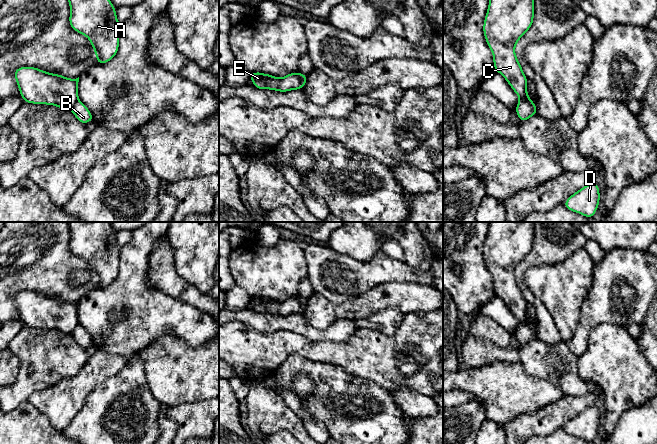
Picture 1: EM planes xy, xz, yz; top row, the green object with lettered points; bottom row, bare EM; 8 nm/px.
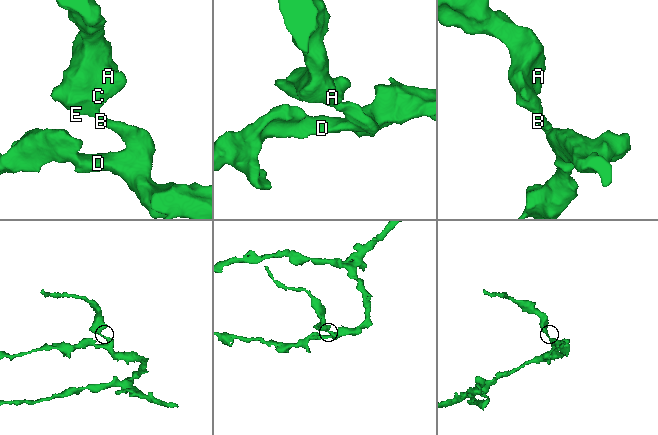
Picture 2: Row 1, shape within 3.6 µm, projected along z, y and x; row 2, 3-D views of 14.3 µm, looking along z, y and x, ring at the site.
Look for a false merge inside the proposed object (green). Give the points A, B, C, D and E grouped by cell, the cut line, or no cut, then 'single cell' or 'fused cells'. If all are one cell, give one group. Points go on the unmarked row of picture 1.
A C E / B D; cut in xz along (298, 297), (301, 312); fused cells

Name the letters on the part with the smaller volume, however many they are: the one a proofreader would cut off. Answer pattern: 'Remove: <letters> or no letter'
Remove: A, C, E

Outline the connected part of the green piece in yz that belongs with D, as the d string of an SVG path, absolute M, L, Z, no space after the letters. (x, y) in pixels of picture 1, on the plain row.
M591 406L573 417L563 429L570 435L579 437L588 443L593 441L600 426L599 409Z

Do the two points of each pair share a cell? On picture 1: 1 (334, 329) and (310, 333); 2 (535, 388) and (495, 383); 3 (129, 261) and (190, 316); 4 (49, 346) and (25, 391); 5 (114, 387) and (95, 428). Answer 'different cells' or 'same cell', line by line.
1: same cell
2: same cell
3: same cell
4: same cell
5: same cell

